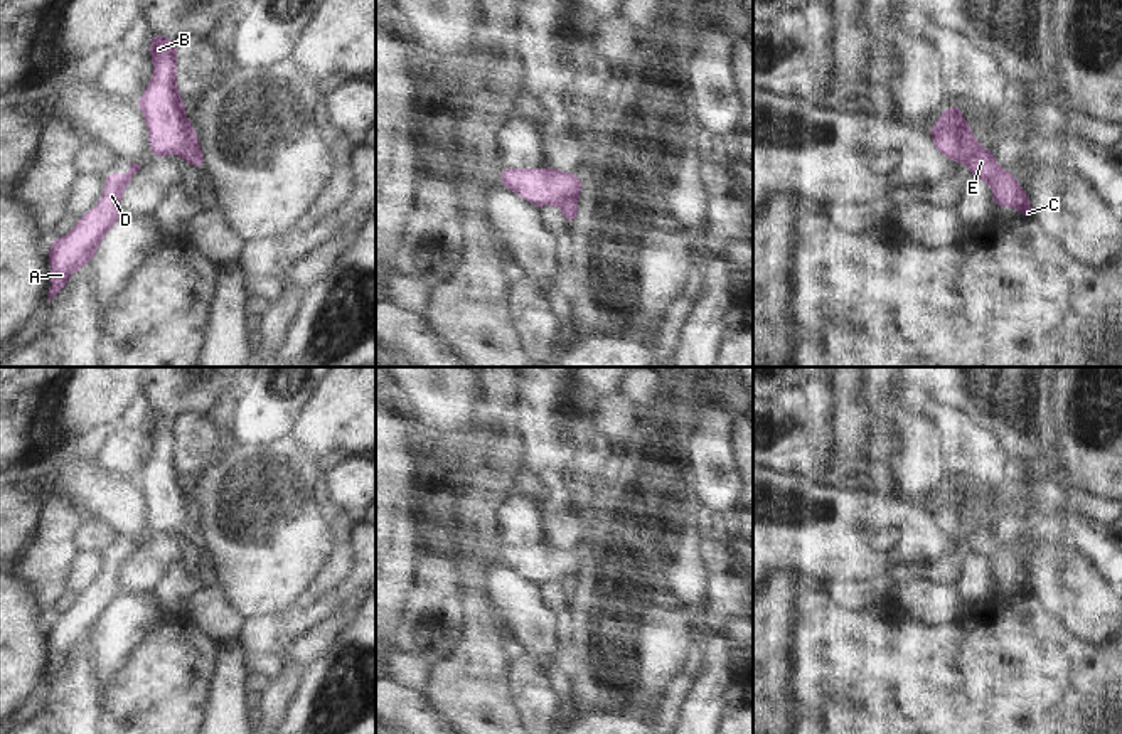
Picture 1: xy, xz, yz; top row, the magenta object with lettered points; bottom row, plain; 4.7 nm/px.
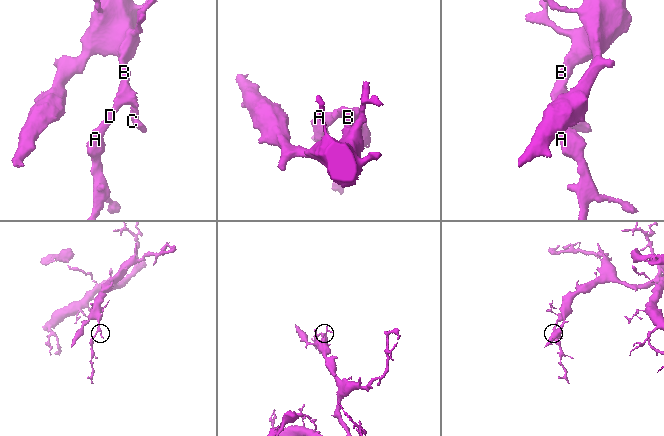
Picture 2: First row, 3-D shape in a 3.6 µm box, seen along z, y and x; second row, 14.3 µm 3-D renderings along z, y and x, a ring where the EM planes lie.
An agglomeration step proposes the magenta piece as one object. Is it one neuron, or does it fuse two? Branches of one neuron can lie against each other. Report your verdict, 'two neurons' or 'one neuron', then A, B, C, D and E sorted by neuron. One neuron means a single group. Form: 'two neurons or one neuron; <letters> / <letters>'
two neurons; A B D / C E

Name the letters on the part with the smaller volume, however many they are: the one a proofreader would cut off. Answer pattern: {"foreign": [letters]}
{"foreign": ["C", "E"]}

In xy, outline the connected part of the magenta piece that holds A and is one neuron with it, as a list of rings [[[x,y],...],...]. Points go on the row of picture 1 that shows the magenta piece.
[[[131,163],[126,175],[108,172],[101,202],[79,217],[67,236],[51,242],[51,288],[47,301],[66,286],[72,271],[93,261],[94,251],[110,227],[123,217],[121,194],[140,168],[142,165]]]

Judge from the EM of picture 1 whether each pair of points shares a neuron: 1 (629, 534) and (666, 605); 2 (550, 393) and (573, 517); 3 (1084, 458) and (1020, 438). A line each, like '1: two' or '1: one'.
1: one
2: one
3: two

